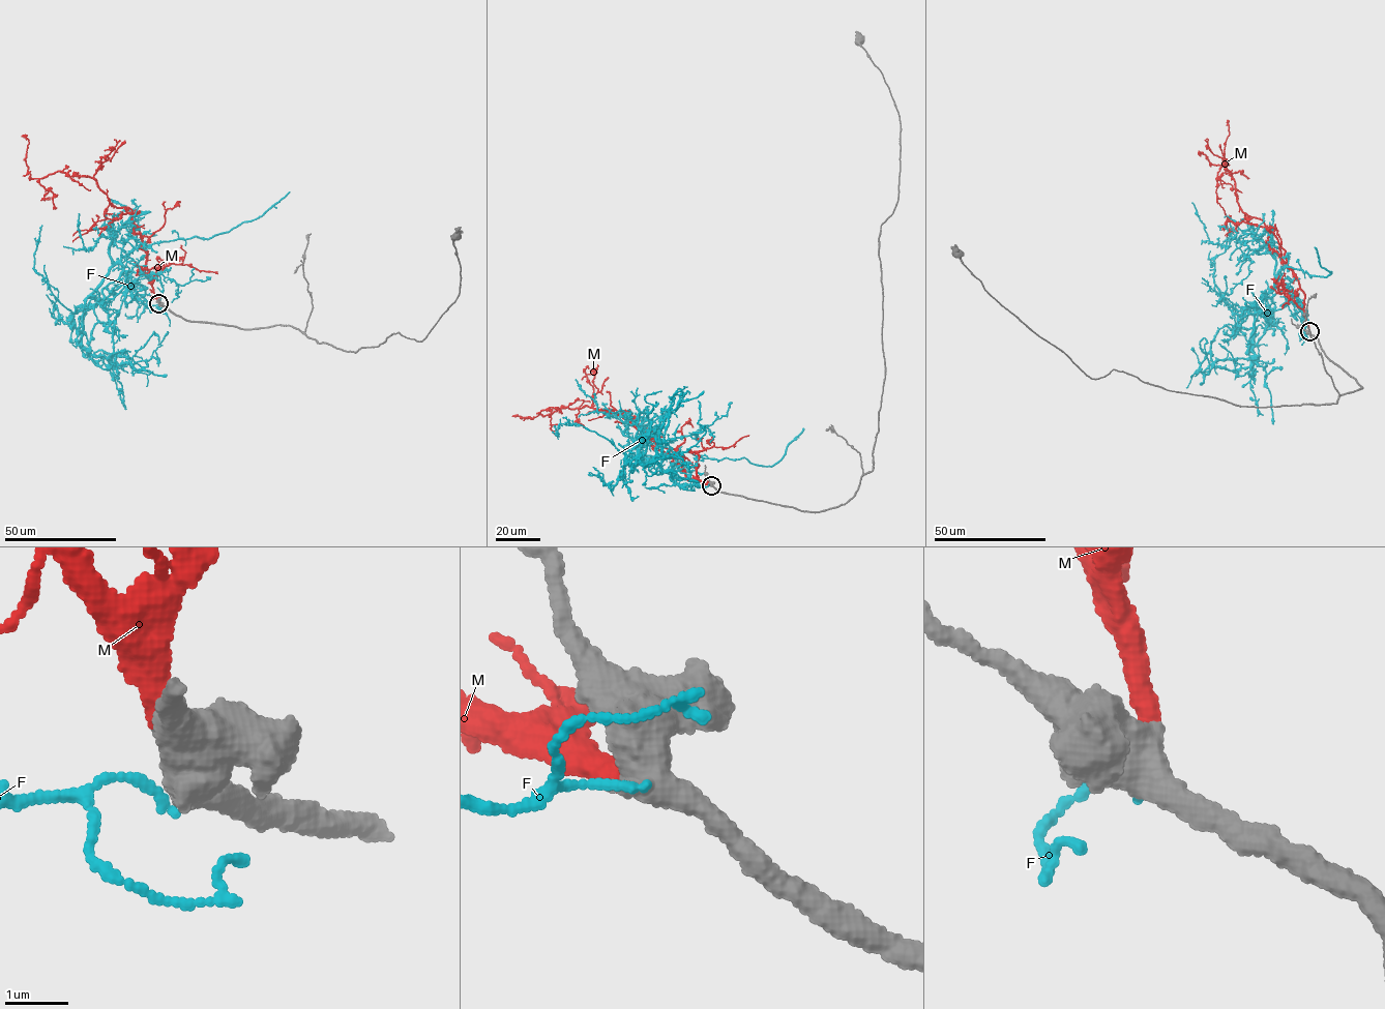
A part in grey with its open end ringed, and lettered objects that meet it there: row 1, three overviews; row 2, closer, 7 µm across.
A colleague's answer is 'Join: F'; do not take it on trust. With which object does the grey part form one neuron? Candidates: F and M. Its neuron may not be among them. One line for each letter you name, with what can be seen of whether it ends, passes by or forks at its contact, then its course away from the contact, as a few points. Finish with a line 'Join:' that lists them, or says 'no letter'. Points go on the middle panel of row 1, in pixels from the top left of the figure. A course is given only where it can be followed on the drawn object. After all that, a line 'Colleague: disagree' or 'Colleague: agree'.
M: it ends; course (710, 485), (687, 478), (678, 461), (654, 450), (647, 433), (612, 411), (587, 406), (532, 418), (511, 416)
Join: M
Colleague: disagree

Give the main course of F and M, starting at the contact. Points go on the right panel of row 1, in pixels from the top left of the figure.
F: (1309, 333), (1300, 305), (1267, 308), (1250, 377), (1218, 343)
M: (1309, 331), (1304, 293), (1287, 264), (1280, 238), (1243, 211), (1227, 165), (1223, 167), (1228, 120)

